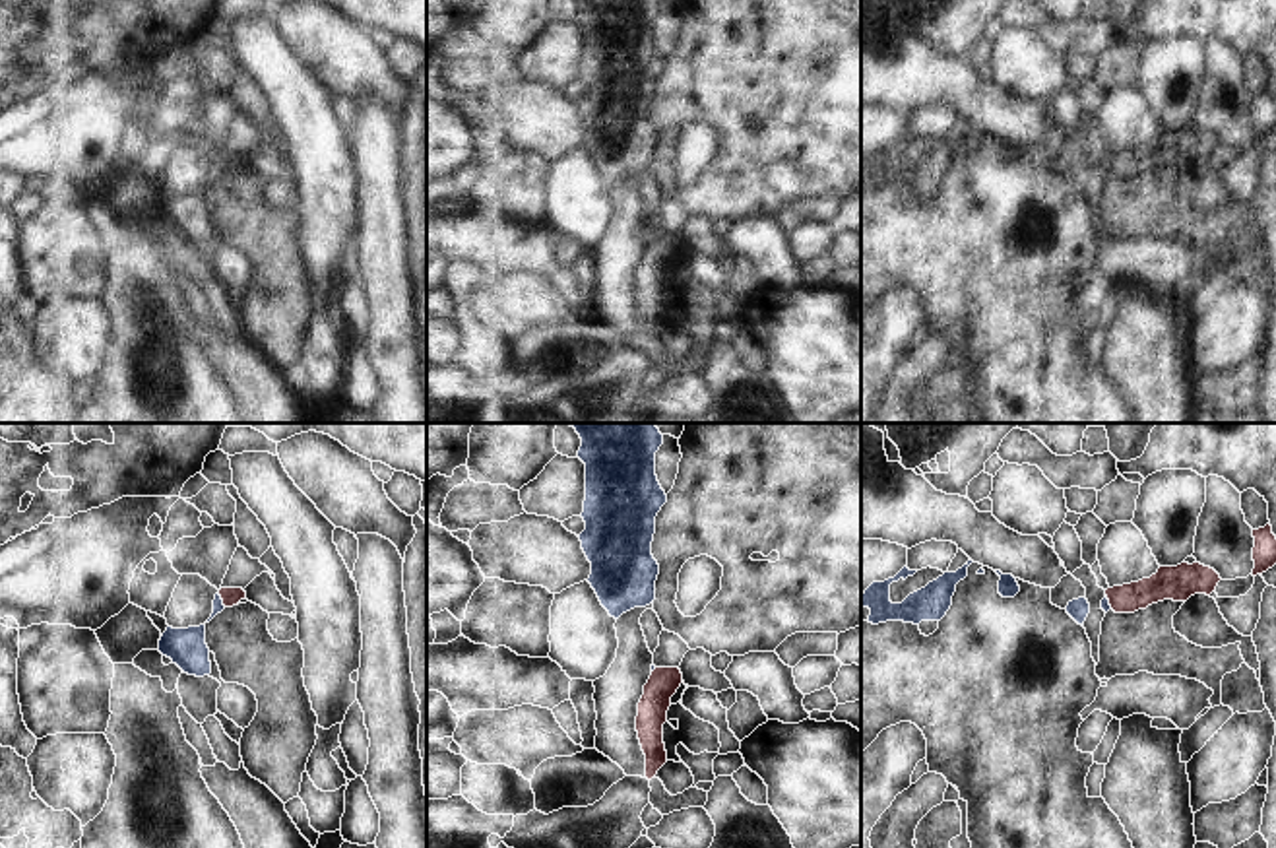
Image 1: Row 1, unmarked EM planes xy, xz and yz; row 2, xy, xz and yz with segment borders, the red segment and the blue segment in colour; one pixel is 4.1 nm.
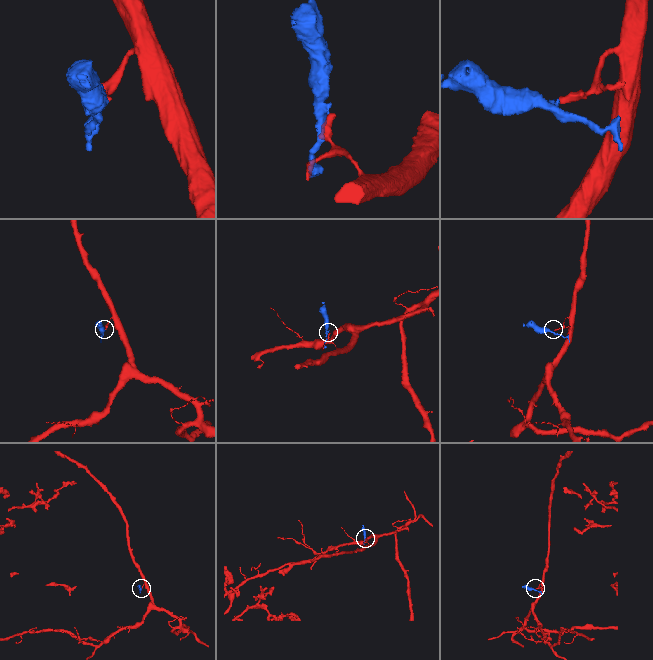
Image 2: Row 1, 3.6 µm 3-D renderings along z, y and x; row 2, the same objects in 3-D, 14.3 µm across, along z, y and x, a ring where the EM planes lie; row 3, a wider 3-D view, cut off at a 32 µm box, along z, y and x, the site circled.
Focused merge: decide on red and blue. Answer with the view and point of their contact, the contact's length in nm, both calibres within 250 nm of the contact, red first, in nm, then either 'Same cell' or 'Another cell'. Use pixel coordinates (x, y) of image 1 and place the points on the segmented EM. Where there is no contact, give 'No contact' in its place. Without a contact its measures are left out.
Touches red at xy (222, 598). Shared border 70 nm. Thickness 80 nm (red) against 50 nm. Another cell.

